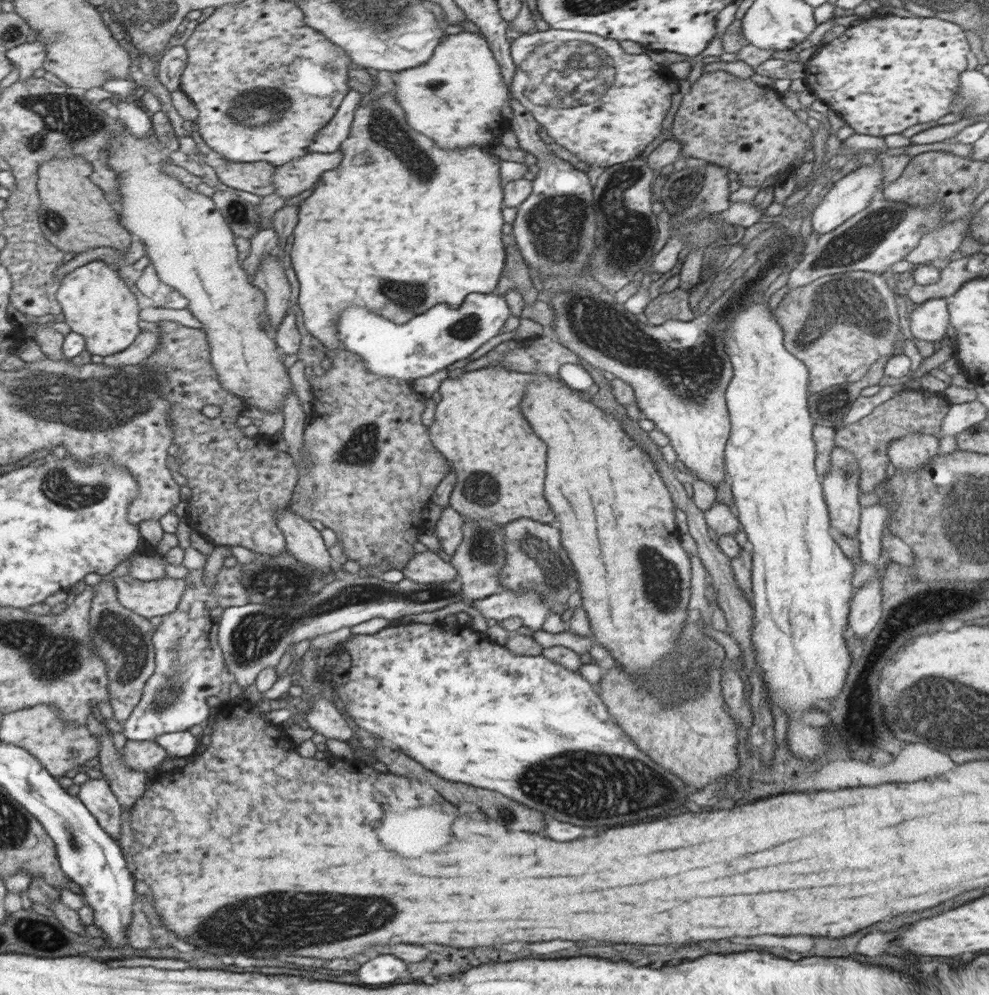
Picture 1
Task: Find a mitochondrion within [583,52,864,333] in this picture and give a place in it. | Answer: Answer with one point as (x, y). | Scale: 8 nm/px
(626, 233)

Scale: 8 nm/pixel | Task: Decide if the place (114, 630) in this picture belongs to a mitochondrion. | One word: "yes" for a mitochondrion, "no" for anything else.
yes

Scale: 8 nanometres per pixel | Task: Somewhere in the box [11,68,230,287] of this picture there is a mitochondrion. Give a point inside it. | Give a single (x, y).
(67, 117)

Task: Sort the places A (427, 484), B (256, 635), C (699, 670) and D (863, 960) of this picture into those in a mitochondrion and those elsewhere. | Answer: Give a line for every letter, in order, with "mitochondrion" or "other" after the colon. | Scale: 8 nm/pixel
A: other
B: mitochondrion
C: mitochondrion
D: other

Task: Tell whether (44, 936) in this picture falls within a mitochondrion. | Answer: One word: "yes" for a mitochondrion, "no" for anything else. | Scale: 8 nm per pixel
yes

